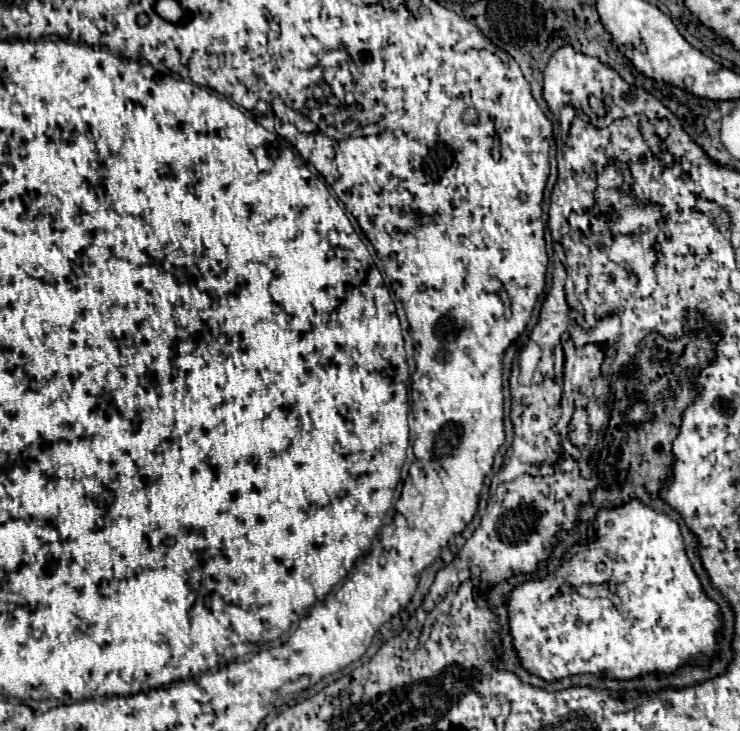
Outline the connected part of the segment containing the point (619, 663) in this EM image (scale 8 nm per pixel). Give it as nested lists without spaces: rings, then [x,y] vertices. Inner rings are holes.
[[[633,500],[619,508],[599,512],[595,520],[595,534],[597,536],[593,542],[569,548],[563,566],[555,574],[549,574],[543,584],[551,584],[553,578],[563,578],[571,586],[605,584],[617,594],[619,606],[615,606],[609,598],[587,598],[577,592],[555,594],[543,600],[541,582],[535,580],[517,586],[509,594],[509,630],[521,664],[527,670],[535,672],[543,680],[559,680],[563,676],[583,672],[605,672],[609,678],[635,678],[647,672],[669,674],[697,652],[717,650],[717,632],[721,628],[719,606],[705,596],[701,582],[685,554],[681,532],[675,520],[669,520],[667,514],[657,514],[639,500]],[[609,554],[615,554],[617,560],[613,560]]]

